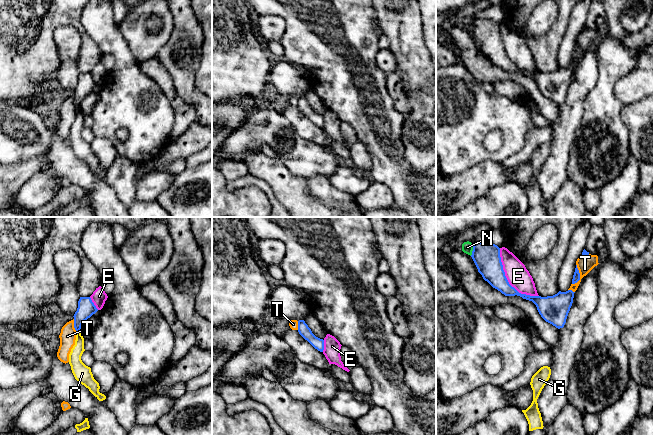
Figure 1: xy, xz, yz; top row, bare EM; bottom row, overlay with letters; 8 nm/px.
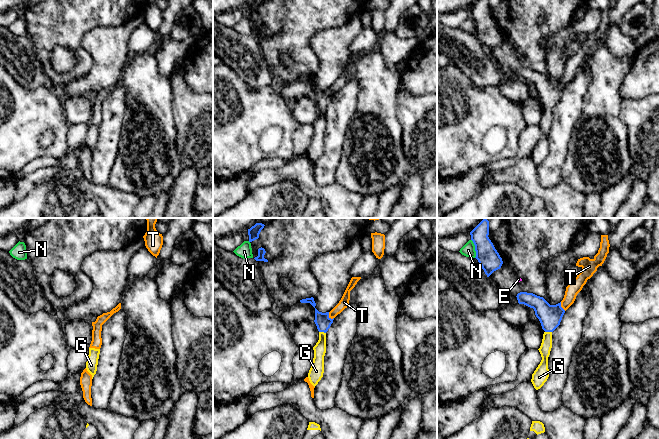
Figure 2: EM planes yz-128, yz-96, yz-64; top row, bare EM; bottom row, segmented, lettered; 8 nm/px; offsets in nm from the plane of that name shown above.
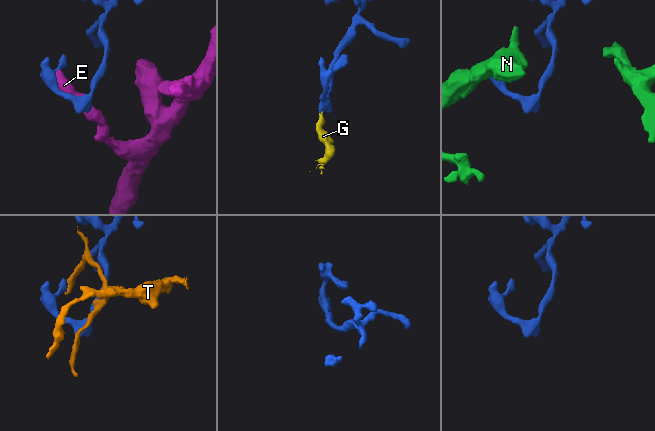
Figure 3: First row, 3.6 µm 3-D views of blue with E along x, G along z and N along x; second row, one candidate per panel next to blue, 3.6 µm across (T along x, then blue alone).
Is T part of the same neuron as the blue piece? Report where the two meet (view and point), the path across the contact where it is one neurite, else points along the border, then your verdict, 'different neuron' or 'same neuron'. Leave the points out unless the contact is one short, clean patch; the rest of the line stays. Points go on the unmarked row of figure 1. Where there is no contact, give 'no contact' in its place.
contact yz (579, 51); different neuron

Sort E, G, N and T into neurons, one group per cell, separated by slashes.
E / G / N / T

